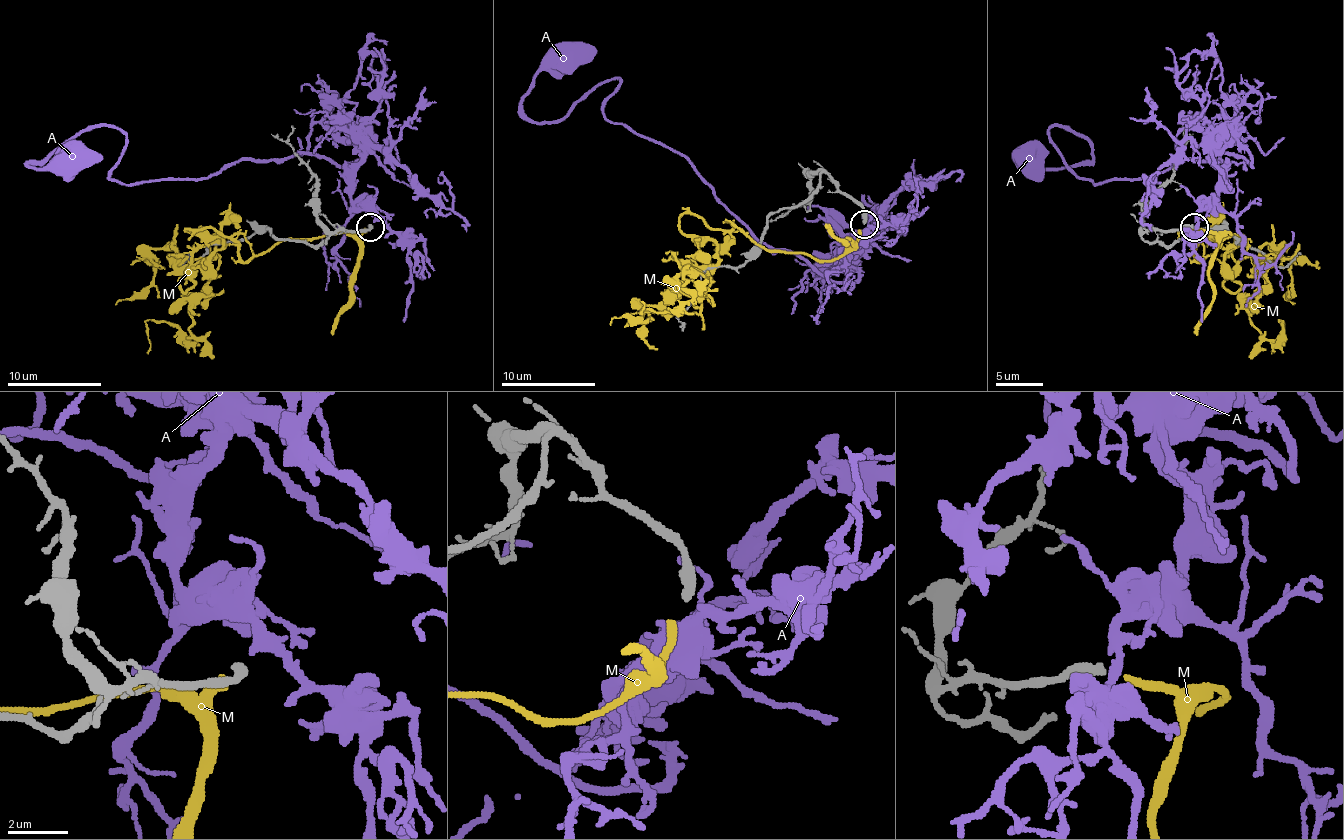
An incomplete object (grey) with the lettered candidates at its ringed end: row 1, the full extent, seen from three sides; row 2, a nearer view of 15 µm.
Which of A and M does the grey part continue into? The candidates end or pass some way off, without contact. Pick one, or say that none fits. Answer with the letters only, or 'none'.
none

